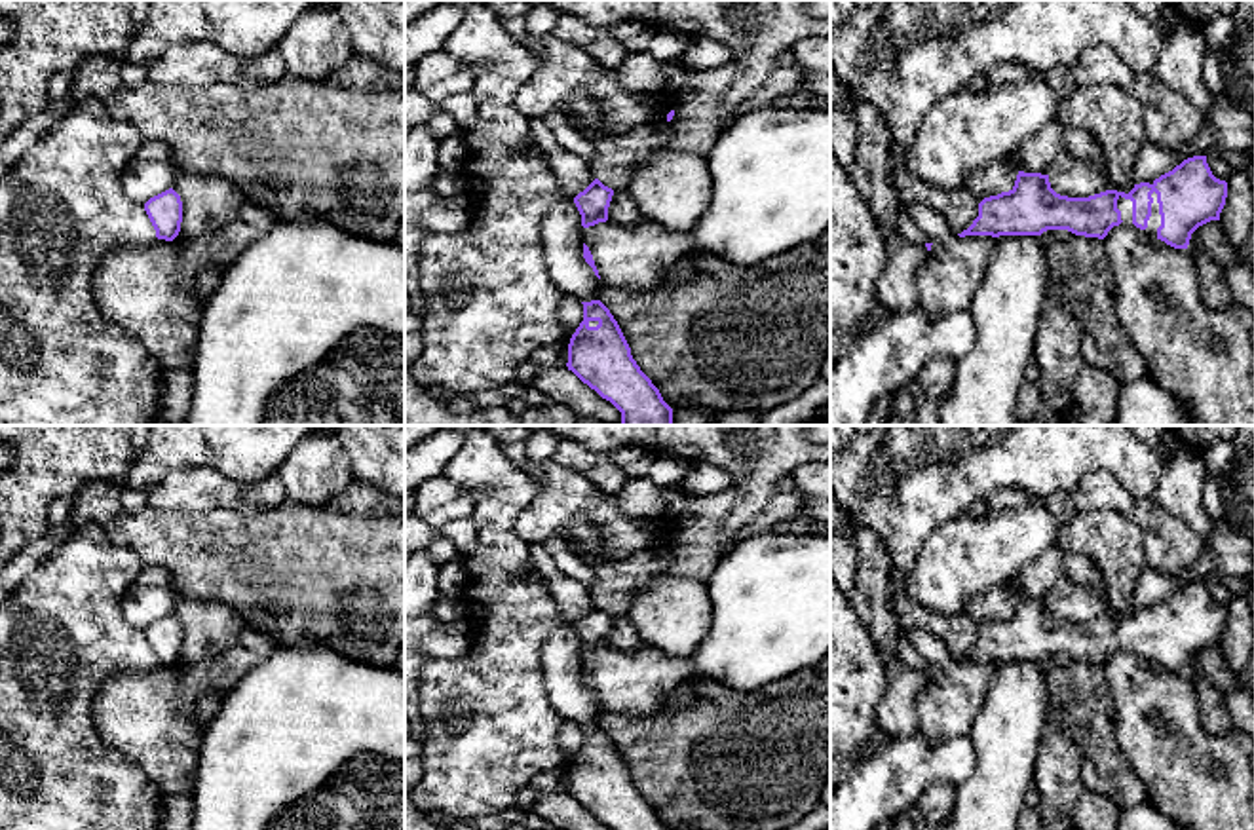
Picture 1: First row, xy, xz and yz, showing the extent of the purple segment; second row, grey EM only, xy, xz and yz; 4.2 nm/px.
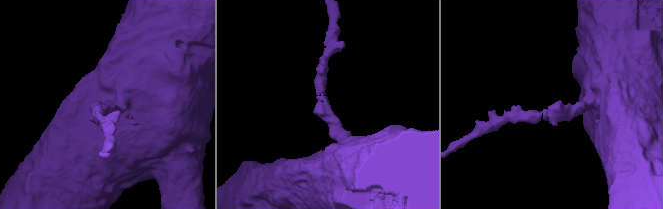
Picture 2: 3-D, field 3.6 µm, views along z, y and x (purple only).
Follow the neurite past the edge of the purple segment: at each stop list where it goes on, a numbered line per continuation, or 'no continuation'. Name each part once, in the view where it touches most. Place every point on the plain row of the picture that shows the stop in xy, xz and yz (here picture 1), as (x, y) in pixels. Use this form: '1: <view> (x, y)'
1: yz (1125, 631)

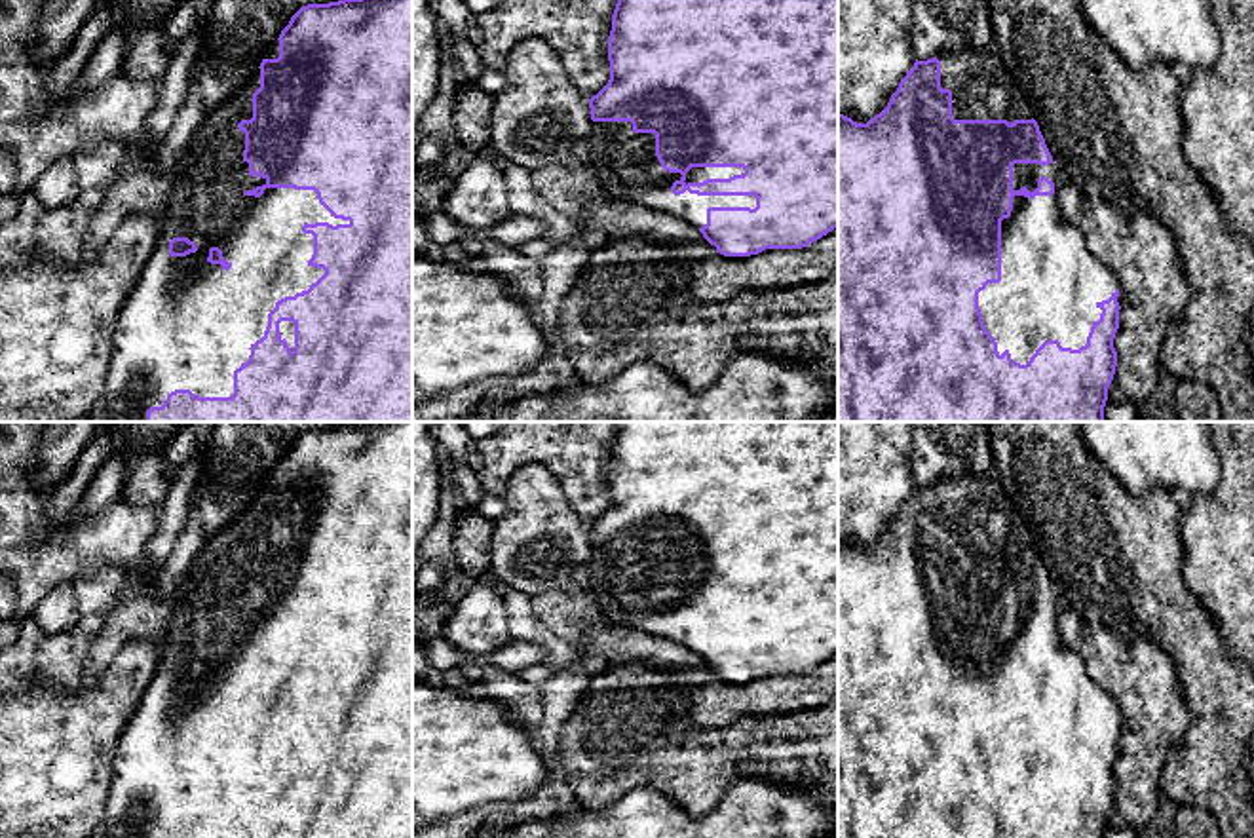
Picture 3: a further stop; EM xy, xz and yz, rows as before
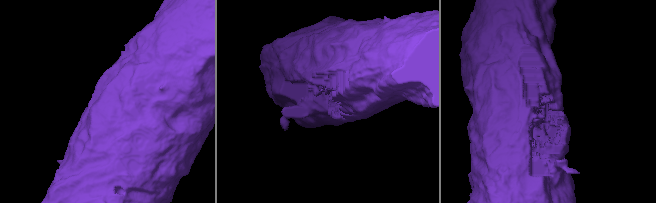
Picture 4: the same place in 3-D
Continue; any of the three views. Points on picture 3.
1: xy (187, 749)

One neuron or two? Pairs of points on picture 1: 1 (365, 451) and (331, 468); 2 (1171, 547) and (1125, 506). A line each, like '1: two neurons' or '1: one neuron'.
1: two neurons
2: one neuron

